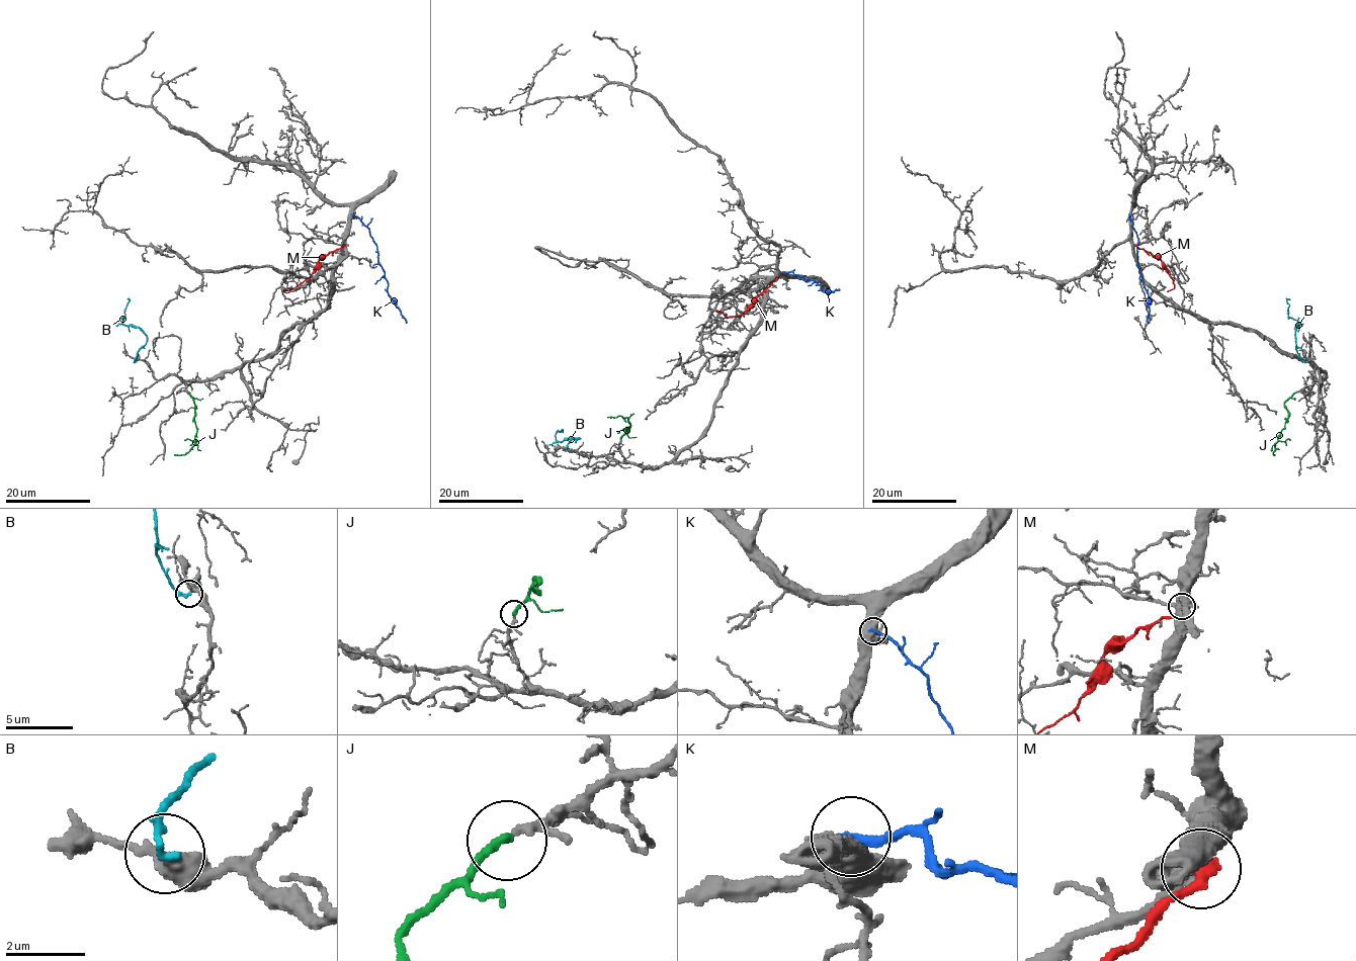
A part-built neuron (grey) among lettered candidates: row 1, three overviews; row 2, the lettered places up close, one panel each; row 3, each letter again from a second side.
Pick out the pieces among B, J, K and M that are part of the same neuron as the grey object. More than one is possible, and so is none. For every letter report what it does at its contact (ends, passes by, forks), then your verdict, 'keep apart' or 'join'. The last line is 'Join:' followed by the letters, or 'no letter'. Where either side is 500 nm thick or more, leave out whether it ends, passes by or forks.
B: it ends there; join
J: it ends there; join
K: keep apart
M: it ends there; keep apart
Join: B, J

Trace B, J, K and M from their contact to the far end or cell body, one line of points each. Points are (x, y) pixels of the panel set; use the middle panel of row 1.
B: (568, 449), (573, 438), (580, 438), (556, 441), (555, 434), (560, 432)
J: (620, 438), (627, 427), (627, 431), (629, 423), (626, 417), (607, 417)
K: (785, 271), (801, 275), (806, 281), (814, 280), (822, 291), (839, 290)
M: (775, 279), (742, 314), (727, 317), (716, 310)

